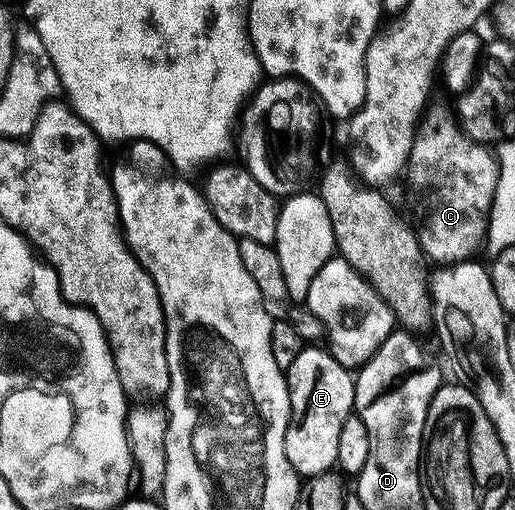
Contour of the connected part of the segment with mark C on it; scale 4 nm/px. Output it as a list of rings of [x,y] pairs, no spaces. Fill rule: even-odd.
[[[426,114],[416,130],[415,143],[405,171],[412,191],[419,197],[423,217],[417,234],[424,254],[436,263],[450,265],[466,262],[486,240],[487,220],[490,218],[493,197],[499,180],[499,164],[496,156],[484,144],[471,140],[461,130],[452,114]]]

